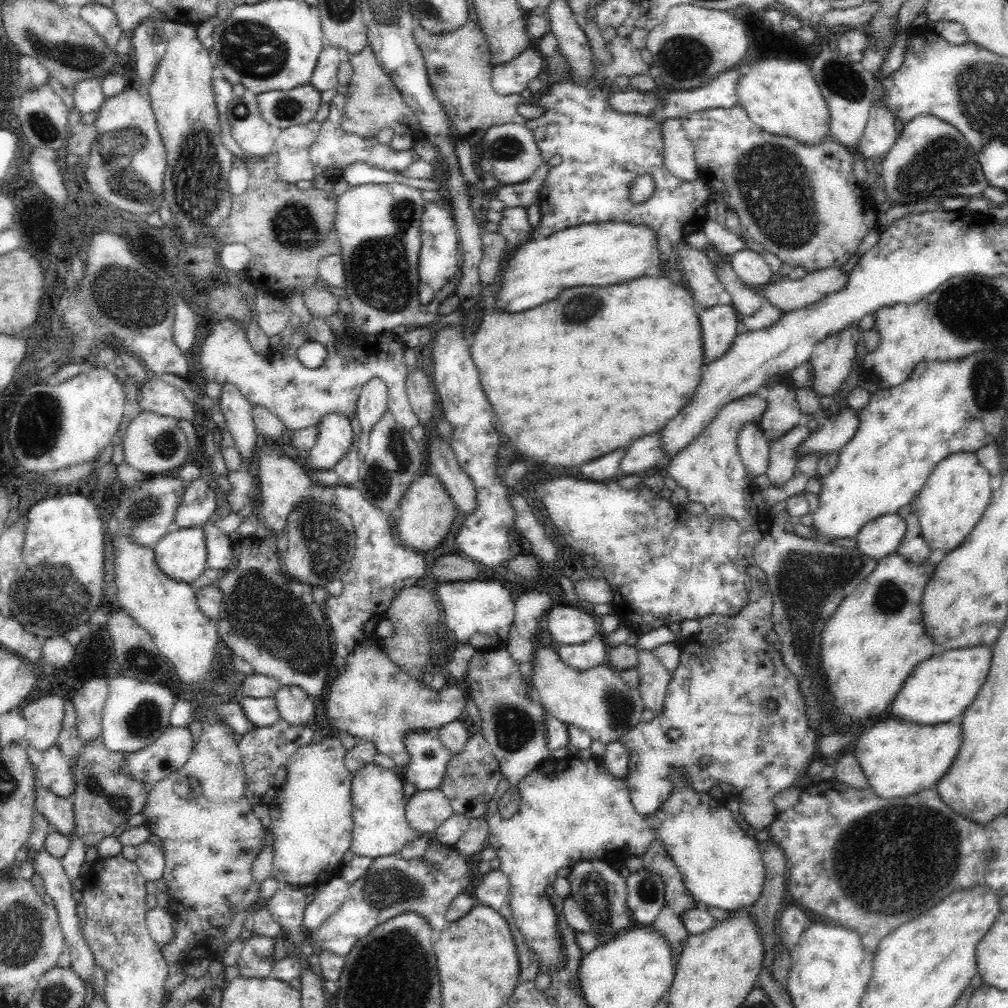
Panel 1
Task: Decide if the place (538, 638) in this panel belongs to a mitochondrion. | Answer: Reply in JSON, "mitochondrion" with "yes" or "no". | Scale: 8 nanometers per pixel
{"mitochondrion":"no"}

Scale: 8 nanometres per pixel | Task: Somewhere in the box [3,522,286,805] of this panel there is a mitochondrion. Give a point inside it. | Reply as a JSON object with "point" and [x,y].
{"point":[48,587]}

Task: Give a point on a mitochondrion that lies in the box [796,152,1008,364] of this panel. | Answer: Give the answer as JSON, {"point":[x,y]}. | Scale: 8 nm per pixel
{"point":[957,308]}

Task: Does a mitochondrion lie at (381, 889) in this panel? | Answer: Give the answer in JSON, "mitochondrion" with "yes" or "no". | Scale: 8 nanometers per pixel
{"mitochondrion":"yes"}

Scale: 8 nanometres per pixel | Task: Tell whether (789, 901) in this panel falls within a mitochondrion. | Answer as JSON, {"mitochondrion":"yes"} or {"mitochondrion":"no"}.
{"mitochondrion":"no"}

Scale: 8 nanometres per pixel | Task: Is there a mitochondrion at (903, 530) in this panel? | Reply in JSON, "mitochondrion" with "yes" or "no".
{"mitochondrion":"no"}

